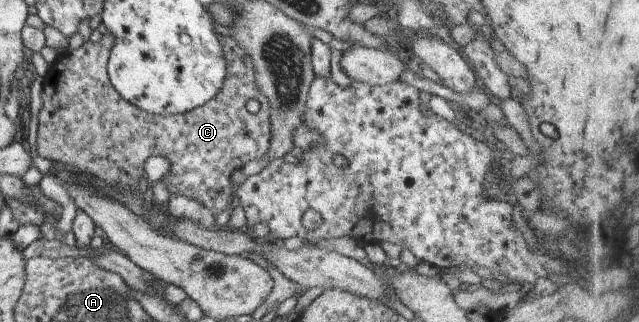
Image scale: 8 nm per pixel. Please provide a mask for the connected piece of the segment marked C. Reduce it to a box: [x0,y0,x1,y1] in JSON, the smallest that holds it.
[36,34,270,217]

